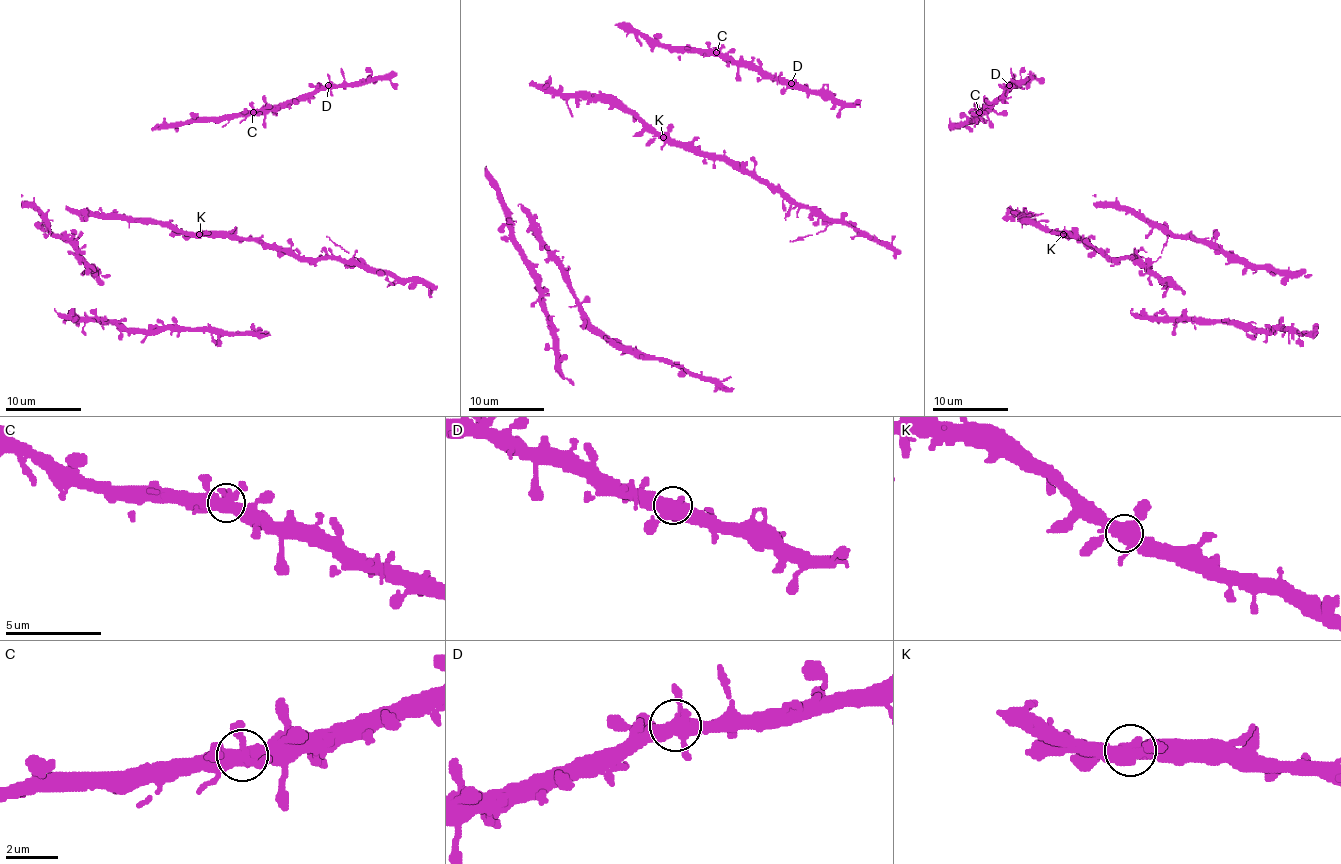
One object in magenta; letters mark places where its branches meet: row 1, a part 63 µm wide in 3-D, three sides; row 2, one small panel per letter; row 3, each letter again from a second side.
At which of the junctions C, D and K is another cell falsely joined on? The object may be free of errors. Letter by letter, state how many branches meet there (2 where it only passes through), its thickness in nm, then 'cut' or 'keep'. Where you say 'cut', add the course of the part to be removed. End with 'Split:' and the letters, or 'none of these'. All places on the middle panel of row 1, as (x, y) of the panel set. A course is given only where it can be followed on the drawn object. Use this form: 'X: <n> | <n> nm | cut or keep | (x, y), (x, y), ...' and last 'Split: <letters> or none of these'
C: 5 | 440 nm | keep
D: 5 | 480 nm | keep
K: 5 | 500 nm | keep
Split: none of these

